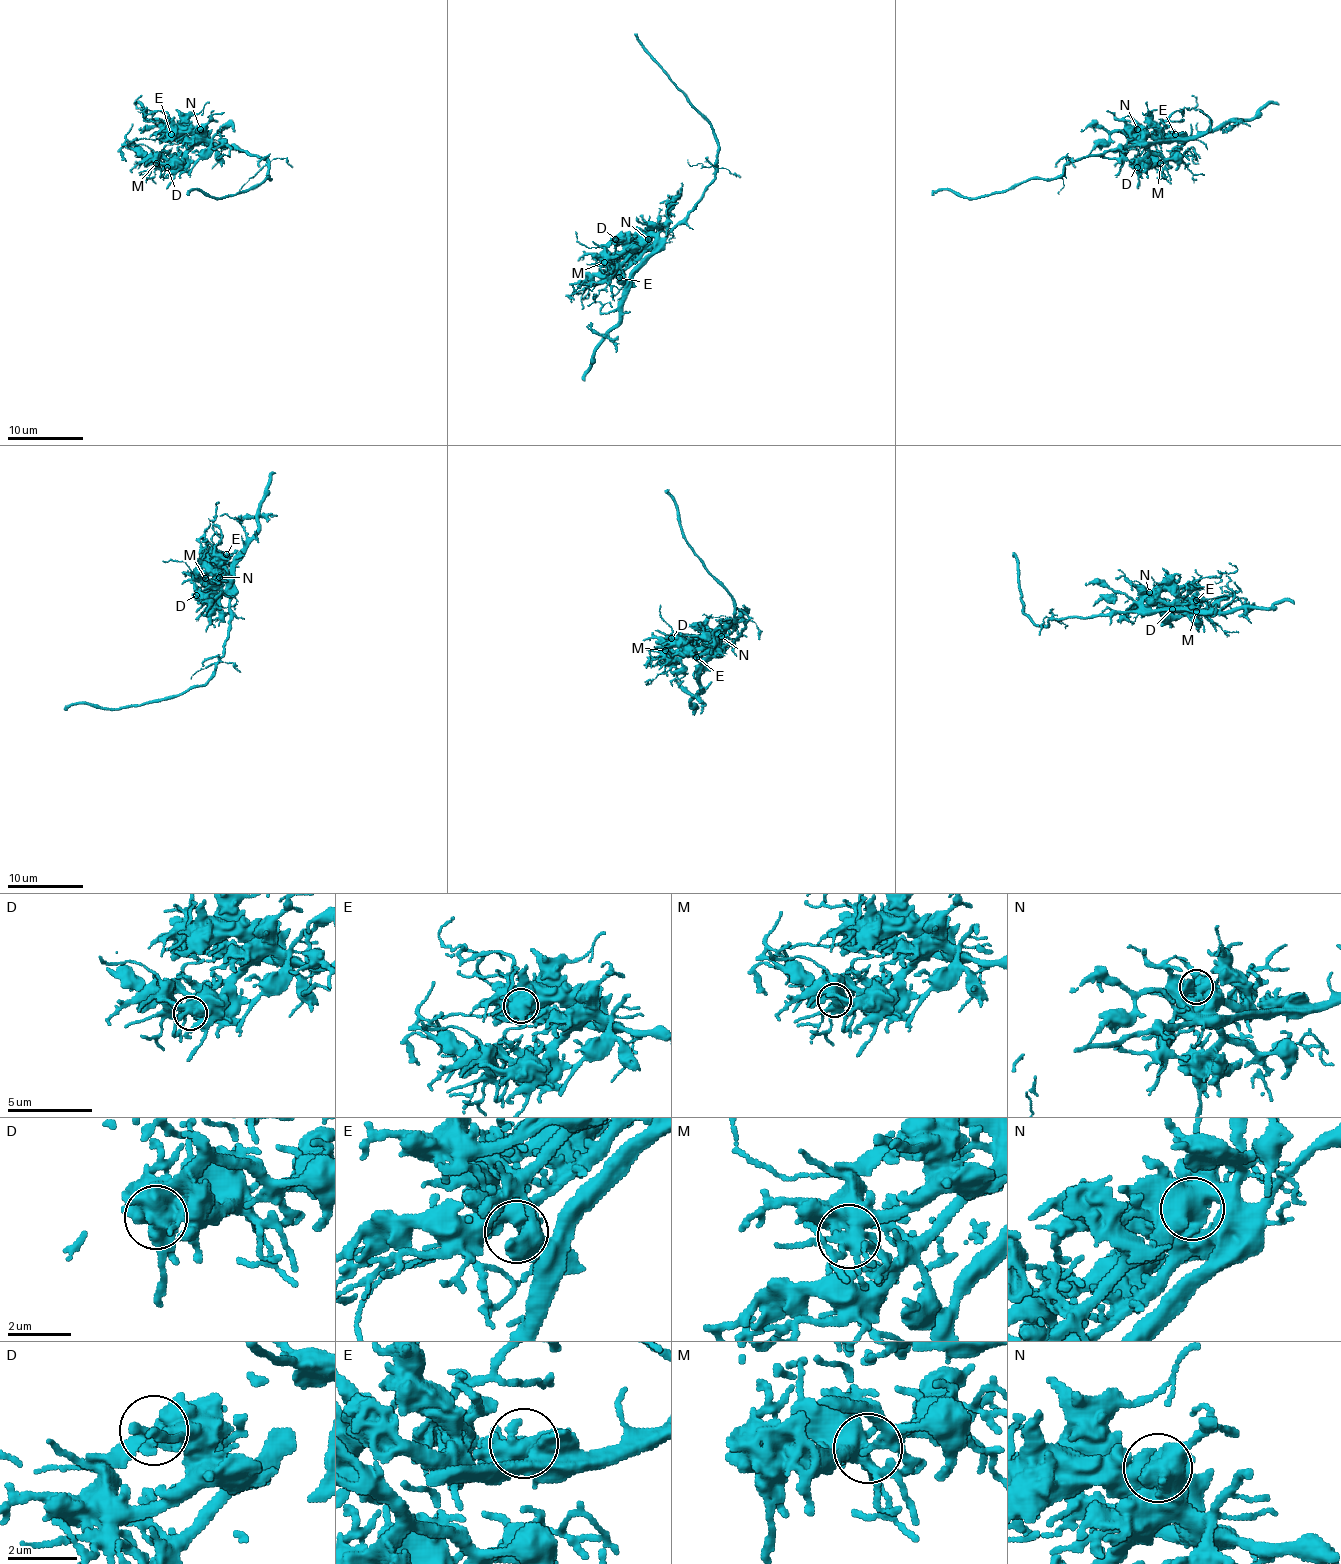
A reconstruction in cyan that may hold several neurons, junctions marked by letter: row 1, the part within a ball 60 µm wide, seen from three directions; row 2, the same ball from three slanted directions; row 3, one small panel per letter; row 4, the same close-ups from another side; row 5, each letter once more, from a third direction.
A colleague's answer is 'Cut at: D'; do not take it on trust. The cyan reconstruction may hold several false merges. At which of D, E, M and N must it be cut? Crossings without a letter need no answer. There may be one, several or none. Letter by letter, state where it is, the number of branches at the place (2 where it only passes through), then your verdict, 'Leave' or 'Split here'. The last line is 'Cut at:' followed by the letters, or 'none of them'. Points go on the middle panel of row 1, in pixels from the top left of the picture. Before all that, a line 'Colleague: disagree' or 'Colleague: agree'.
Colleague: disagree
D: Place: (615, 239). Branches: 2. Leave
E: Place: (619, 277). Branches: 2. Leave
M: Place: (604, 262). Branches: 7. Leave
N: Place: (648, 239). Branches: 1. Leave
Cut at: none of them

